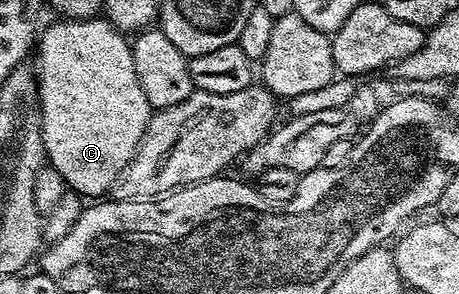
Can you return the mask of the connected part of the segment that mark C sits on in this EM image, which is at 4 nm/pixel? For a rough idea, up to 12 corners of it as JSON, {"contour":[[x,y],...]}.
{"contour":[[110,21],[38,34],[43,152],[99,199],[153,110]]}

